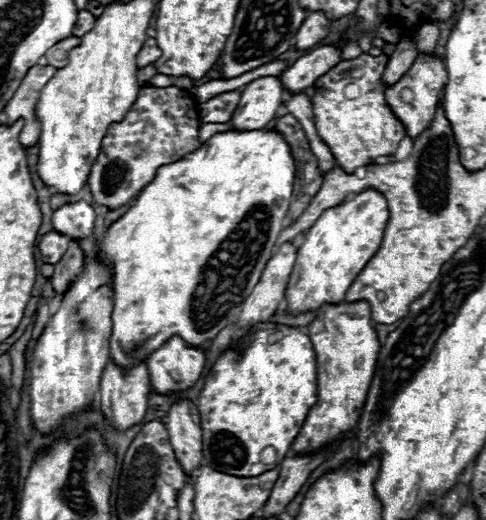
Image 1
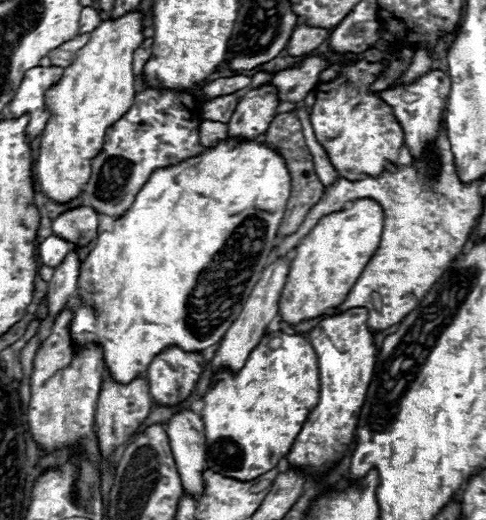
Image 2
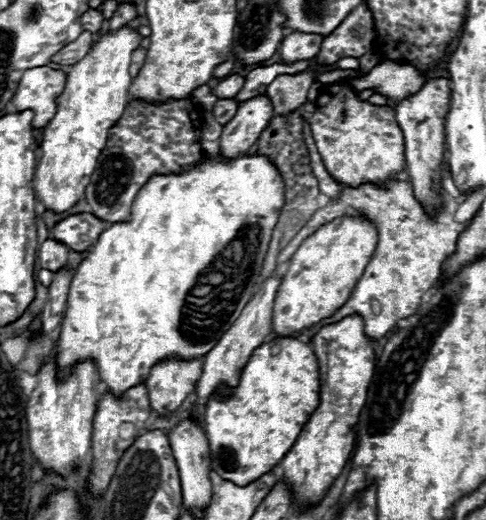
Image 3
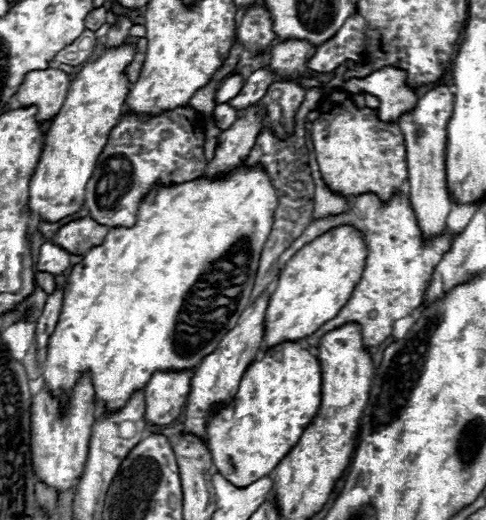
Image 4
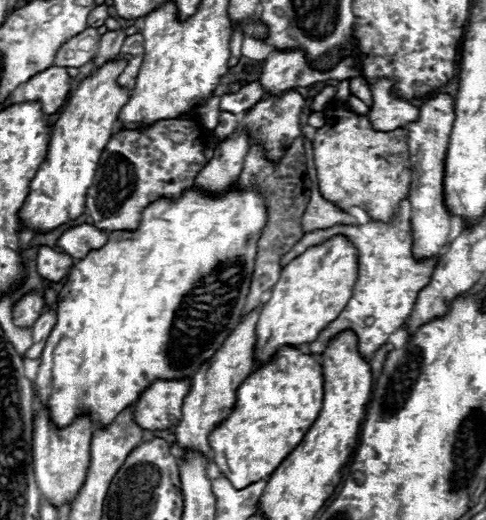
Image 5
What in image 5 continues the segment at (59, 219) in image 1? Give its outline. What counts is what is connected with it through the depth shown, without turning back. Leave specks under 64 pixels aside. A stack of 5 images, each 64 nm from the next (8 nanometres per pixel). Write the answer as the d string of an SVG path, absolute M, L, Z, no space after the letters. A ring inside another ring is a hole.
M78 224L68 228L56 242L58 248L62 248L62 252L70 252L72 258L82 260L90 250L94 248L102 248L106 244L108 236L104 230L96 228L94 224Z

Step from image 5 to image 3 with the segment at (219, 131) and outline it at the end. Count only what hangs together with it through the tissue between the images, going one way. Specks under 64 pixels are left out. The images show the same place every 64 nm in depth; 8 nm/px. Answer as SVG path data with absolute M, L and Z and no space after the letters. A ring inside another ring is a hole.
M218 98L214 108L212 108L212 114L224 126L224 124L228 124L234 118L236 108L238 108L238 100L236 98L224 98L224 100Z

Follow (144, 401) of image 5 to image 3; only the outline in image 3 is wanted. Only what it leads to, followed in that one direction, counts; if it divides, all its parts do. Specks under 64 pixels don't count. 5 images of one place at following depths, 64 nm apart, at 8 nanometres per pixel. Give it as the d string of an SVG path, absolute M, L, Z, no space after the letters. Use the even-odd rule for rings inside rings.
M168 358L154 364L144 382L150 396L150 408L158 414L172 414L186 396L194 392L194 386L202 376L202 364L202 358Z

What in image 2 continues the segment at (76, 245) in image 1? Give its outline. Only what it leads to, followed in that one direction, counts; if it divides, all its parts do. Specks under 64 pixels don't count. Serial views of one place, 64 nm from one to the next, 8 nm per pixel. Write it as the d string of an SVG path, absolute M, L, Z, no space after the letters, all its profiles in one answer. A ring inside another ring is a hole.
M72 249L64 262L58 268L54 268L54 276L48 282L48 310L52 318L66 306L66 300L74 296L78 288L81 264L77 249Z

